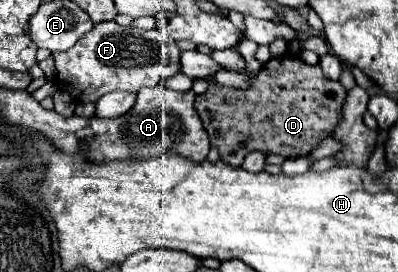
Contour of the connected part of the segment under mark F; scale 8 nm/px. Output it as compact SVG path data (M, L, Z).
M116 21L96 23L84 39L80 39L72 49L54 53L58 83L62 91L68 91L76 101L94 103L104 93L116 89L138 93L142 87L164 85L166 79L180 73L180 49L160 29L134 29L120 27Z

